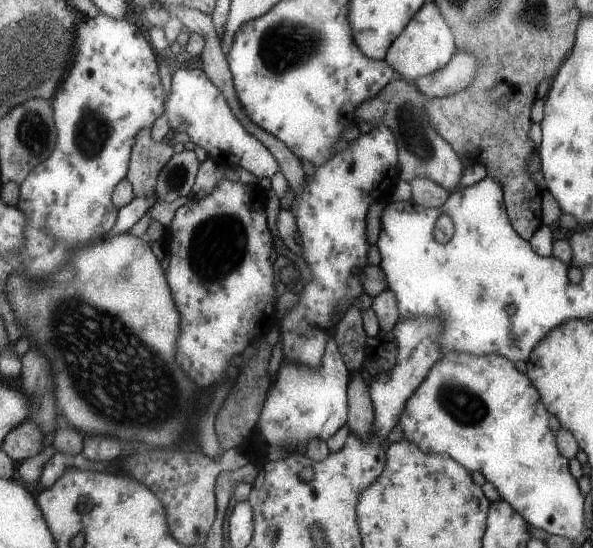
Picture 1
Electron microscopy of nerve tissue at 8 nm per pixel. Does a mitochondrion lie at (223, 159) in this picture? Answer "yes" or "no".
no

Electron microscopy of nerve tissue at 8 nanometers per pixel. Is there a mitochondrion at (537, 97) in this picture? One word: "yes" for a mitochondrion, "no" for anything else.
no

